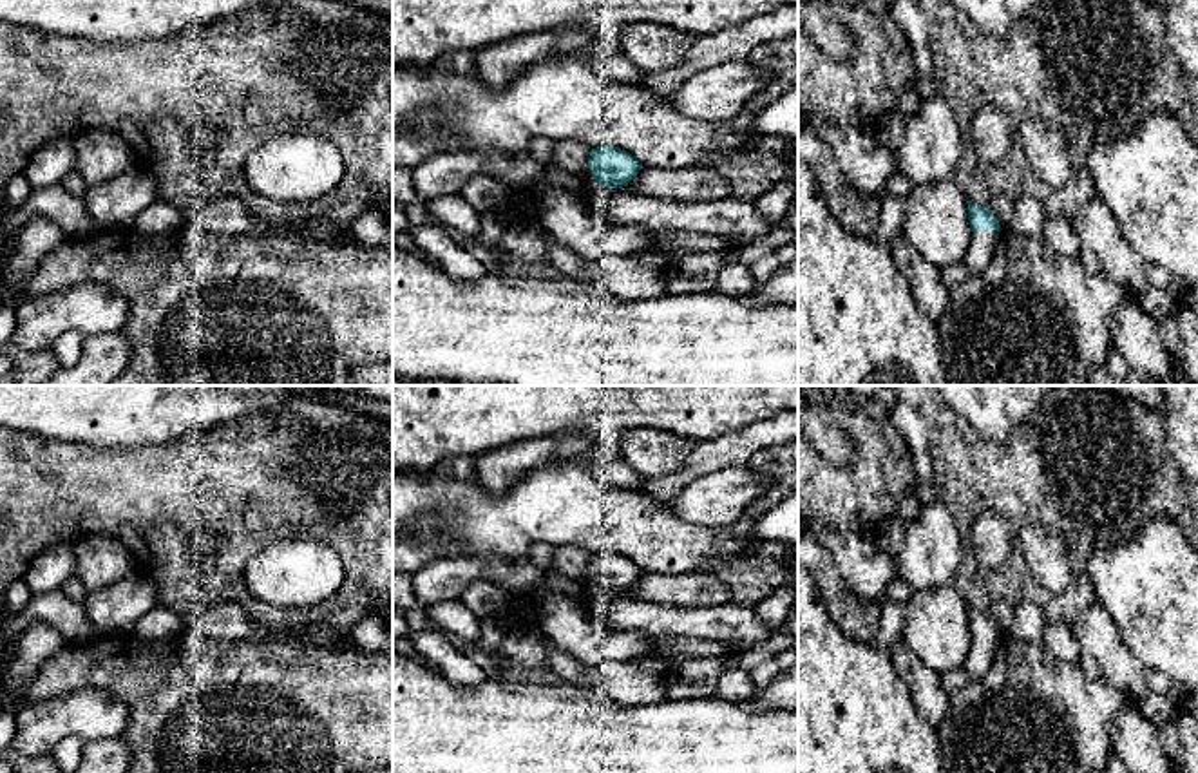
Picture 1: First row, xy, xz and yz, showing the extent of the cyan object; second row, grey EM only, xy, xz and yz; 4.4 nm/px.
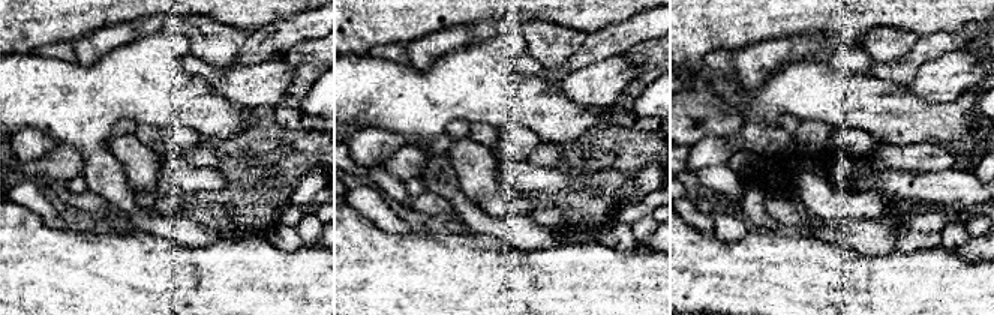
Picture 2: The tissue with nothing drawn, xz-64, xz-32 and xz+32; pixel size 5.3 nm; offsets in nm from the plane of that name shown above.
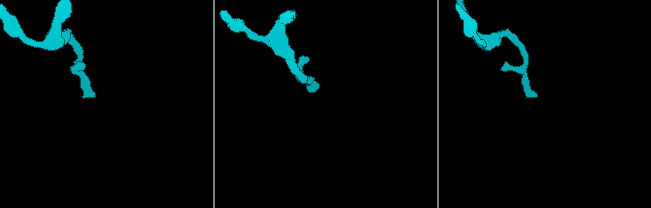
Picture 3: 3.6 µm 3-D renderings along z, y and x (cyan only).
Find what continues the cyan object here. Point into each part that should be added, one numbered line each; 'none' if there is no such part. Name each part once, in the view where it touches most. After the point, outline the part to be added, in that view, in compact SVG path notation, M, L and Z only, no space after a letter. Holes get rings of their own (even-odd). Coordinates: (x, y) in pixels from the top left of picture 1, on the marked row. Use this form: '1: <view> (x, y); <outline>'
1: yz (978, 256); M972 232L972 239L963 261L970 275L981 273L990 266L997 237L999 232Z

